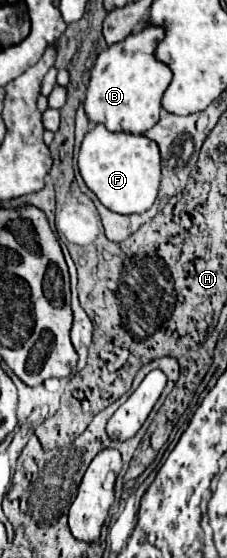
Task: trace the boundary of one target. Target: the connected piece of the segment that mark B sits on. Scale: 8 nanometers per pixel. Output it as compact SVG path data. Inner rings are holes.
M147 26L97 56L83 106L93 124L103 124L109 132L129 134L145 134L157 124L161 114L161 96L171 82L171 70L155 58L155 46L161 38L161 28Z

